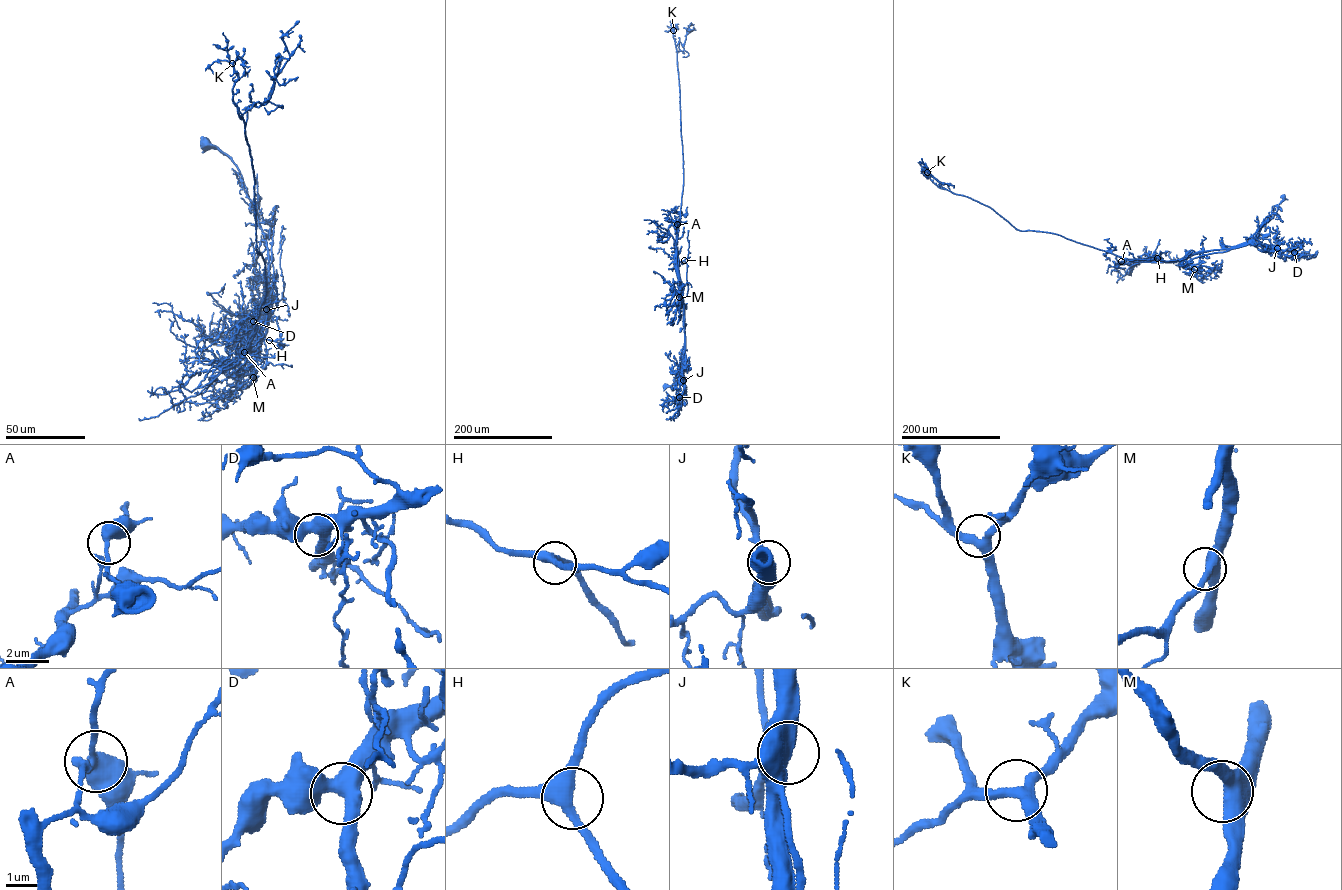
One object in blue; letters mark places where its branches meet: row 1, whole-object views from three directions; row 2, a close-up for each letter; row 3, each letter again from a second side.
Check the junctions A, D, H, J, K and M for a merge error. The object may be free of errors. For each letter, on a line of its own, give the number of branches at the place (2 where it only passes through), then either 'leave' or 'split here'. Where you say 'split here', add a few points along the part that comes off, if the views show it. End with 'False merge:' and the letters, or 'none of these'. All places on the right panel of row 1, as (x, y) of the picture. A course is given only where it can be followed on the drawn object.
A: 3 branches meet; leave
D: 3 branches meet; leave
H: 3 branches meet; leave
J: 3 branches meet; leave
K: 3 branches meet; leave
M: 3 branches meet; leave
False merge: none of these

